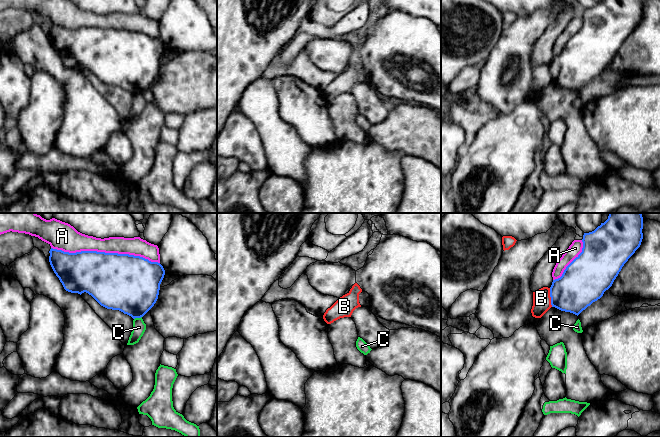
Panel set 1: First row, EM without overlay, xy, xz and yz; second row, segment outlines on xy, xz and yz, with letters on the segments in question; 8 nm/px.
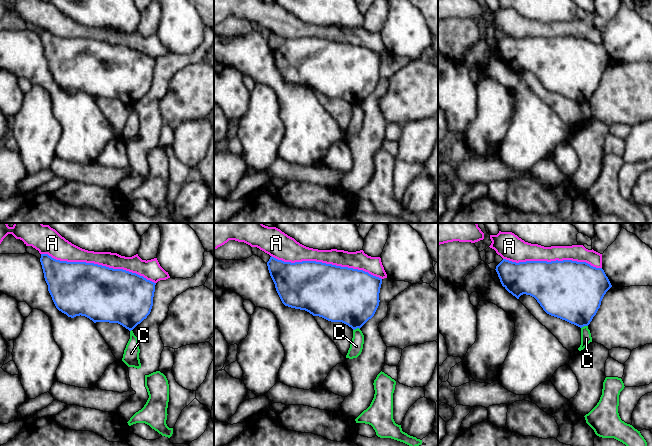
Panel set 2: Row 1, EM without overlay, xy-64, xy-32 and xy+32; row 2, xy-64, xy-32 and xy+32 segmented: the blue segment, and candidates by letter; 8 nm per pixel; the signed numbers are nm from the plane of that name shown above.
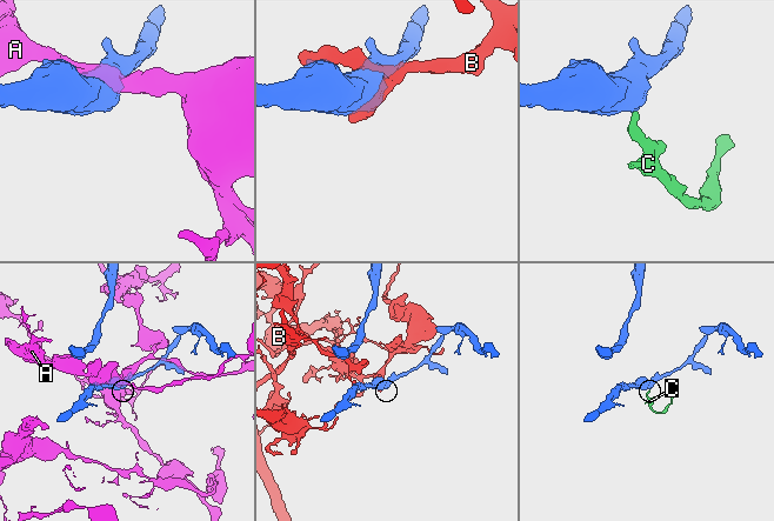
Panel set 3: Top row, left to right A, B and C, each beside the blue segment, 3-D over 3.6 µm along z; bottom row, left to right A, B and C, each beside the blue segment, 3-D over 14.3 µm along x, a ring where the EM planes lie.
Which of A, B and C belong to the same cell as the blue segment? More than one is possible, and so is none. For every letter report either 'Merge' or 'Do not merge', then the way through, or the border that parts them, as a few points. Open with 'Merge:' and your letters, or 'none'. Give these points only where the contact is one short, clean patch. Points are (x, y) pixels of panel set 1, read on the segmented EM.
Merge: none
A: Do not merge
B: Do not merge
C: Do not merge. Boundary: xy (141, 316), (134, 319)

